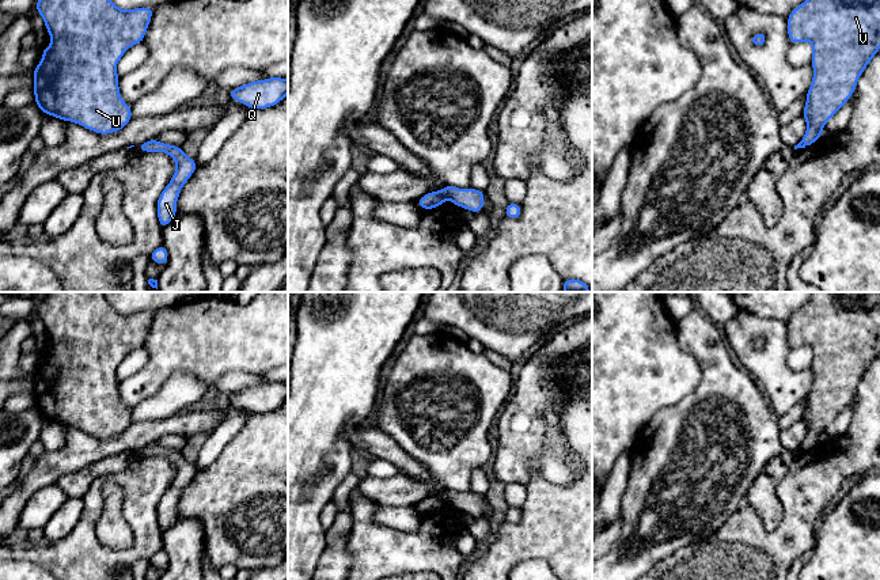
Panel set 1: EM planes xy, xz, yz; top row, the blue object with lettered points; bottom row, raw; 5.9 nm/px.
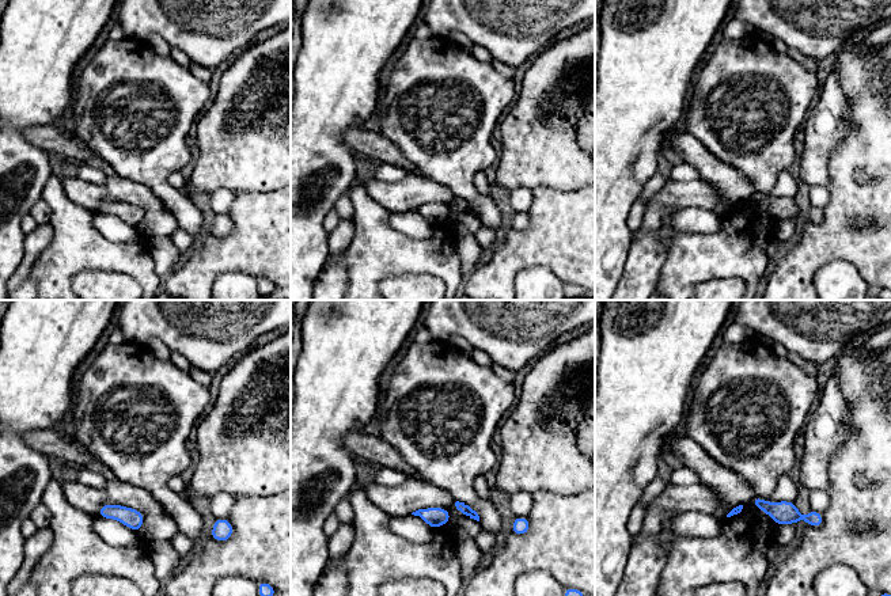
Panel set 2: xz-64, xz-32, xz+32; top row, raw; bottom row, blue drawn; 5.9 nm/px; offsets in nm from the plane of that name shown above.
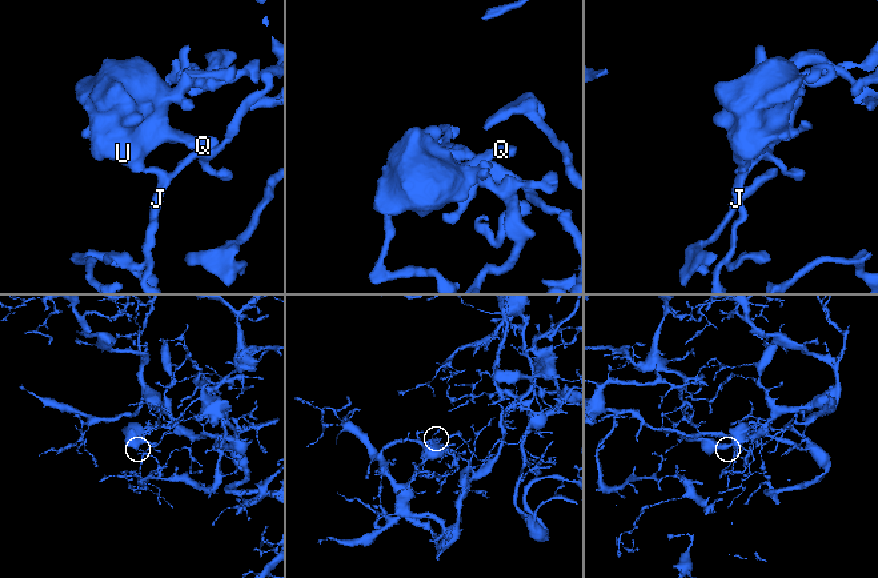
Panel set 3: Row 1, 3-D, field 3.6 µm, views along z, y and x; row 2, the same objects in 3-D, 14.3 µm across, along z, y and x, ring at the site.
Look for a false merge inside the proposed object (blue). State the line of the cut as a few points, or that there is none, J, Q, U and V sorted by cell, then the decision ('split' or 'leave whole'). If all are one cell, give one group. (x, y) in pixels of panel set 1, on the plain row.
xz (440, 496), (446, 500) | J / Q U V | split

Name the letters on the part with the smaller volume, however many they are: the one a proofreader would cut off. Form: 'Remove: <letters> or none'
Remove: Q, U, V

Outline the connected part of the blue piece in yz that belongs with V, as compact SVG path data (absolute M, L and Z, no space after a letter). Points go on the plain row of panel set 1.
M813 292L812 299L797 310L786 325L790 349L809 345L813 353L811 365L813 382L801 418L808 431L797 448L797 452L805 452L822 441L827 425L850 403L861 378L880 355L880 292Z

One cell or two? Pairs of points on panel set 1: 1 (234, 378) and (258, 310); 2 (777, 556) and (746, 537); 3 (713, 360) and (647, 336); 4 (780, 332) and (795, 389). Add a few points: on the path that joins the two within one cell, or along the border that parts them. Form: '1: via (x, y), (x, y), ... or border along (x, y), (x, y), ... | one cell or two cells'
1: border along (257, 374), (227, 371), (213, 387) | two cells
2: via (769, 553), (754, 545) | one cell
3: border along (675, 323), (675, 338), (697, 361), (700, 374) | two cells
4: via (778, 345), (778, 372), (781, 375) | one cell

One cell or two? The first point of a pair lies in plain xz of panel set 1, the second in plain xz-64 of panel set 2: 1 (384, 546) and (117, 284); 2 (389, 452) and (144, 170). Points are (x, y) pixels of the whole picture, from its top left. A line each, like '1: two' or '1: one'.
1: two
2: two

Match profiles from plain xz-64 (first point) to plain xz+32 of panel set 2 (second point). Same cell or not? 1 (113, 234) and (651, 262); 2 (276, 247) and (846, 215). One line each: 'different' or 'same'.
1: same
2: same

